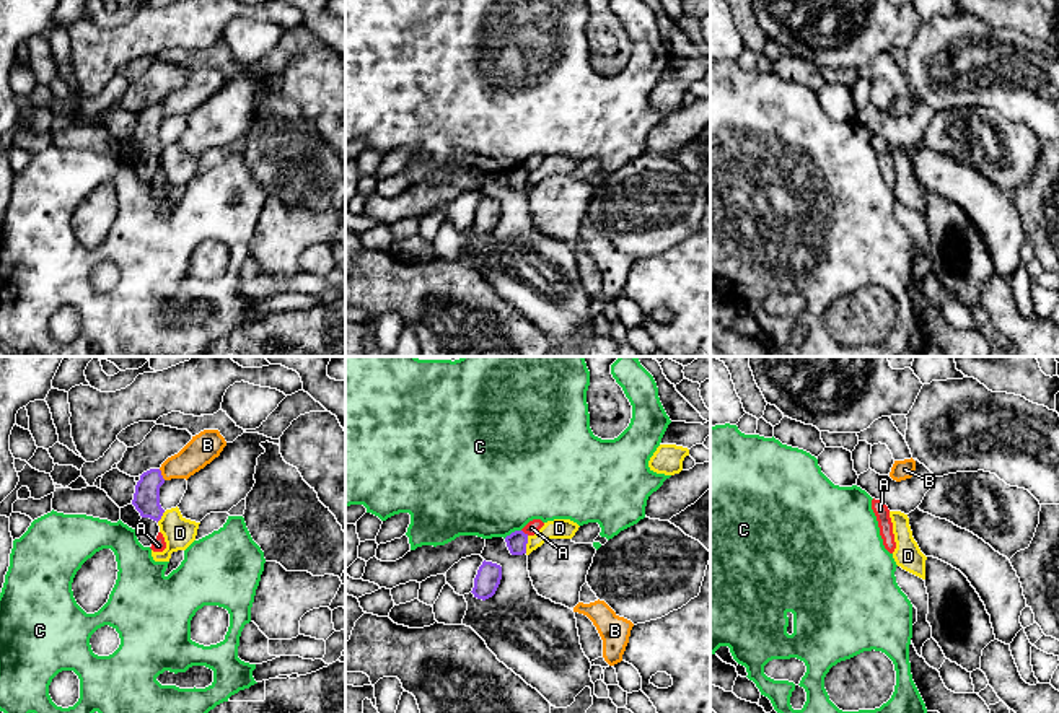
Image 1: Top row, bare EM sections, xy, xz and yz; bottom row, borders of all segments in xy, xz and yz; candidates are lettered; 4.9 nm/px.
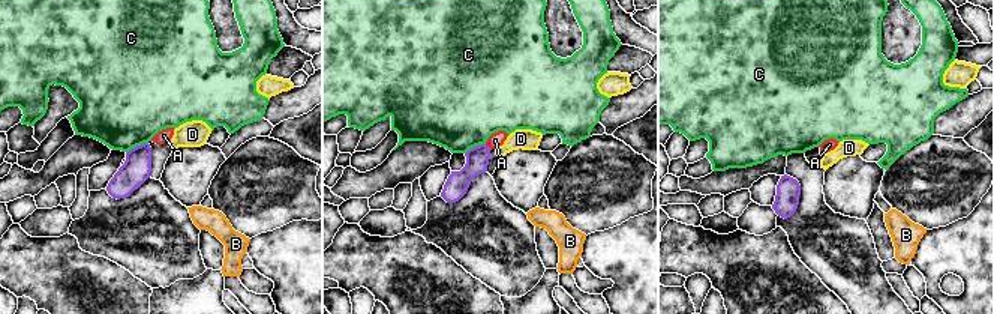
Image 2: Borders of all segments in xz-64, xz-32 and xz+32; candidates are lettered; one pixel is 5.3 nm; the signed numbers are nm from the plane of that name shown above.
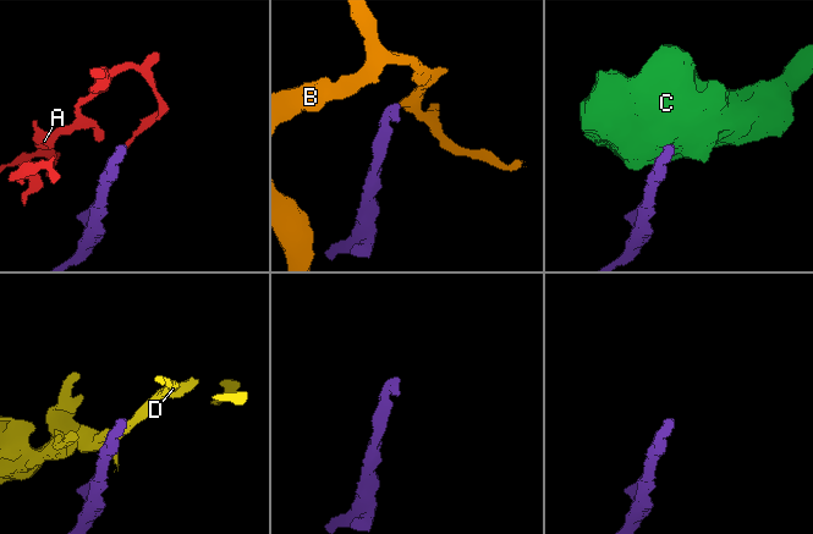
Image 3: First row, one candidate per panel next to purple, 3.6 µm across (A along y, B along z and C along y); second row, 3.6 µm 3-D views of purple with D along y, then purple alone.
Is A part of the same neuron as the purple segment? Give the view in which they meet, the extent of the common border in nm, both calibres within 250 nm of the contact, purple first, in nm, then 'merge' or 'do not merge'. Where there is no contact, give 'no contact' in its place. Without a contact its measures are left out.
meets purple in xz; contact 50 nm long; 100 nm thick on the purple side, 70 nm on the other; do not merge

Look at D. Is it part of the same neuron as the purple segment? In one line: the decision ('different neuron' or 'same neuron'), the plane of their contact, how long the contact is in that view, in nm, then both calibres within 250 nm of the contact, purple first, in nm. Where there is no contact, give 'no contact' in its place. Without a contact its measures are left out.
different neuron; meets purple in xz; contact 90 nm long; 100 nm thick on the purple side, 100 nm on the other

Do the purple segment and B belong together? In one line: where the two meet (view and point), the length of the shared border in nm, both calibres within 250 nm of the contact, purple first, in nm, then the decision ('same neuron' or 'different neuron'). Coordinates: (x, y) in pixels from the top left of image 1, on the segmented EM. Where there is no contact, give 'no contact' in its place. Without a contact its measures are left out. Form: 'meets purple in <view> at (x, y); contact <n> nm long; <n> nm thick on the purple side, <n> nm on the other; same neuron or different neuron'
meets purple in xy at (160, 474); contact 70 nm long; 130 nm thick on the purple side, 150 nm on the other; same neuron

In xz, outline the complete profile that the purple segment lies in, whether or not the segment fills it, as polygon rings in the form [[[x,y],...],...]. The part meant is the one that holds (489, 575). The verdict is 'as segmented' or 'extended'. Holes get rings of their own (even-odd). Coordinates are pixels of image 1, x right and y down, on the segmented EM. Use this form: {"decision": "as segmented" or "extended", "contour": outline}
{"decision": "as segmented", "contour": [[[482,562],[474,578],[472,594],[477,599],[489,599],[495,594],[502,580],[502,566],[492,562]]]}

